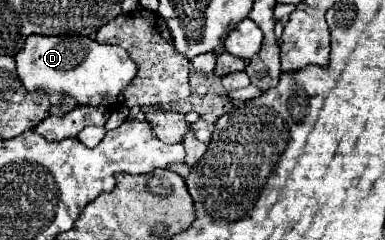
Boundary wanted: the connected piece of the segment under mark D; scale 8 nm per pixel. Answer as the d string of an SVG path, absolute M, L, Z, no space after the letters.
M30 35L16 55L16 71L28 91L46 89L52 103L60 105L64 95L72 95L78 105L102 105L116 109L120 89L136 75L136 65L122 47L100 45L88 37L42 37Z

